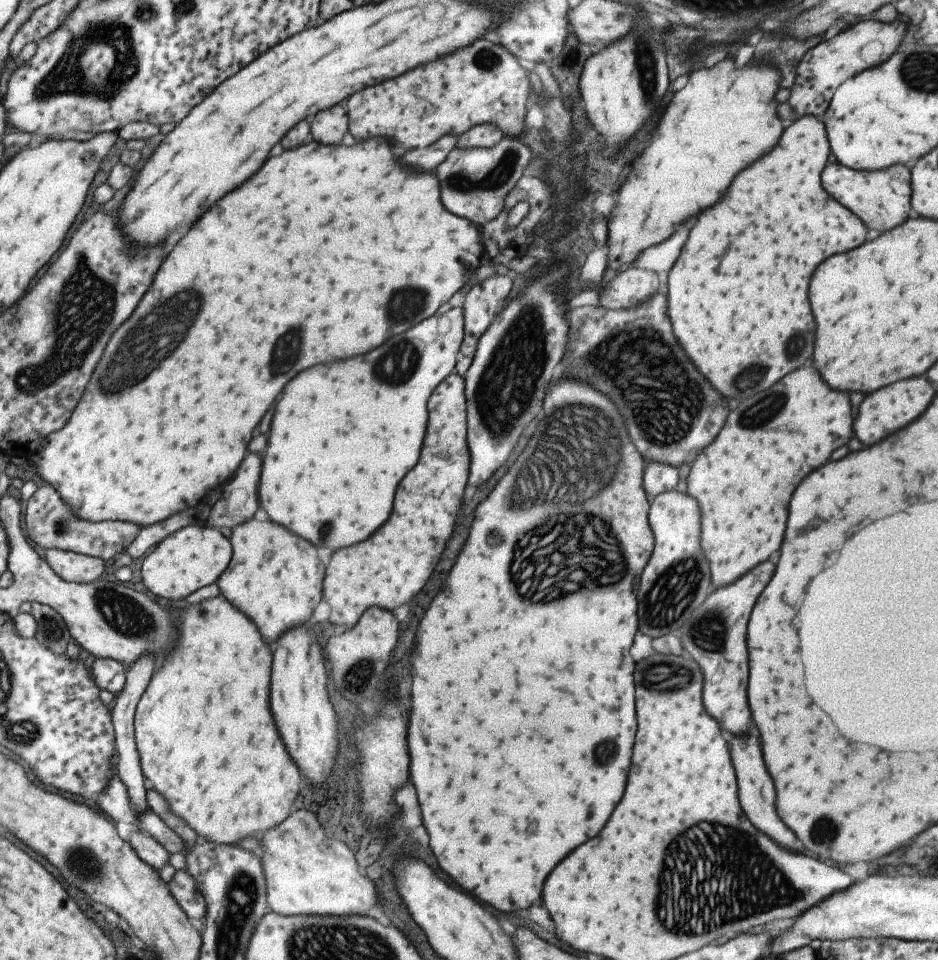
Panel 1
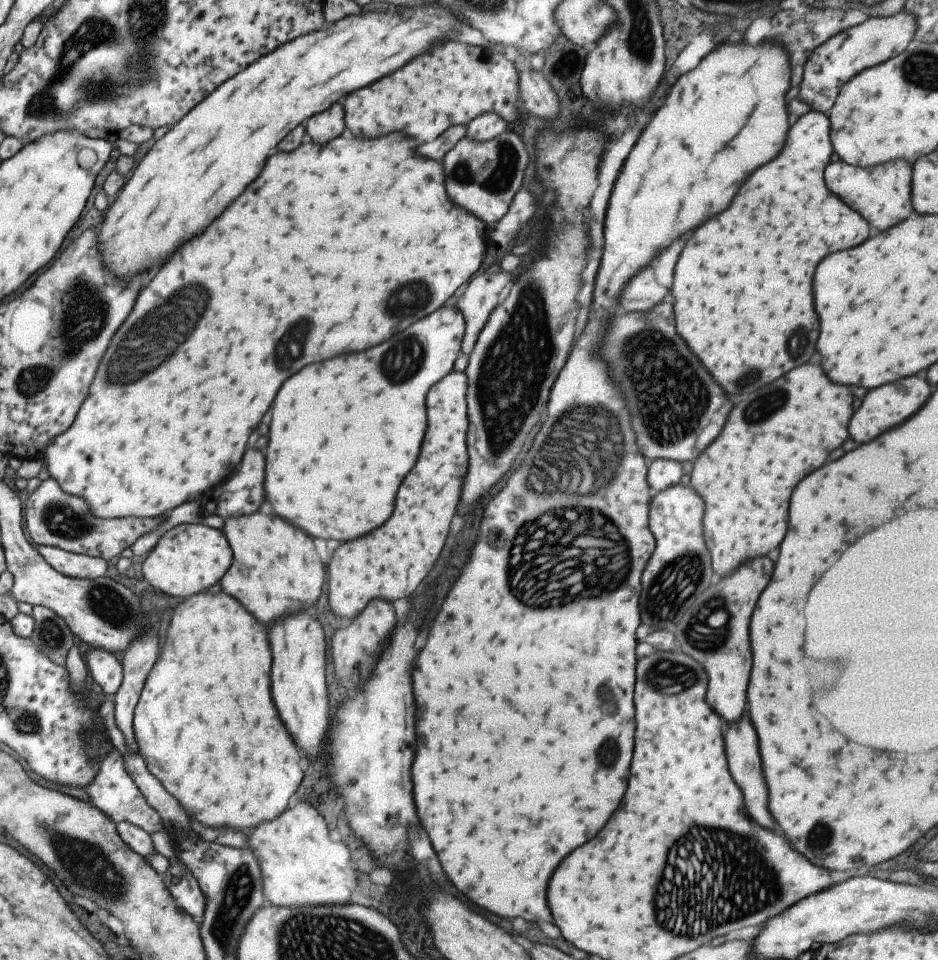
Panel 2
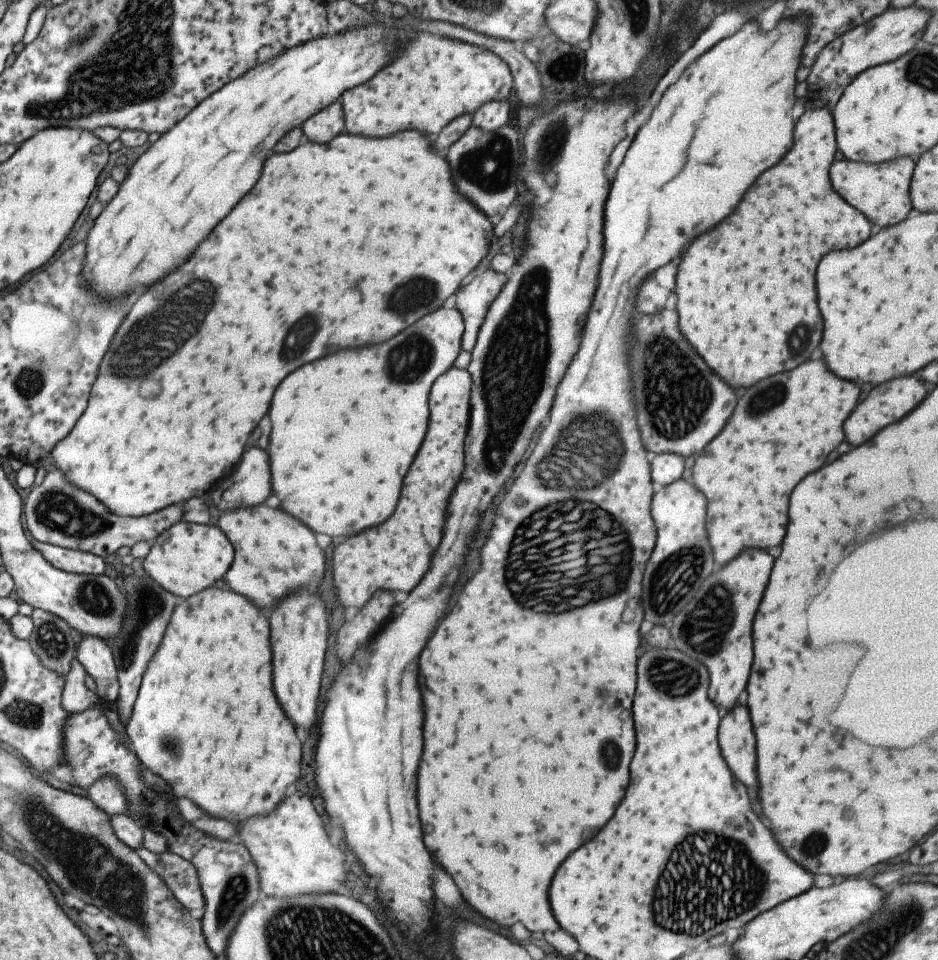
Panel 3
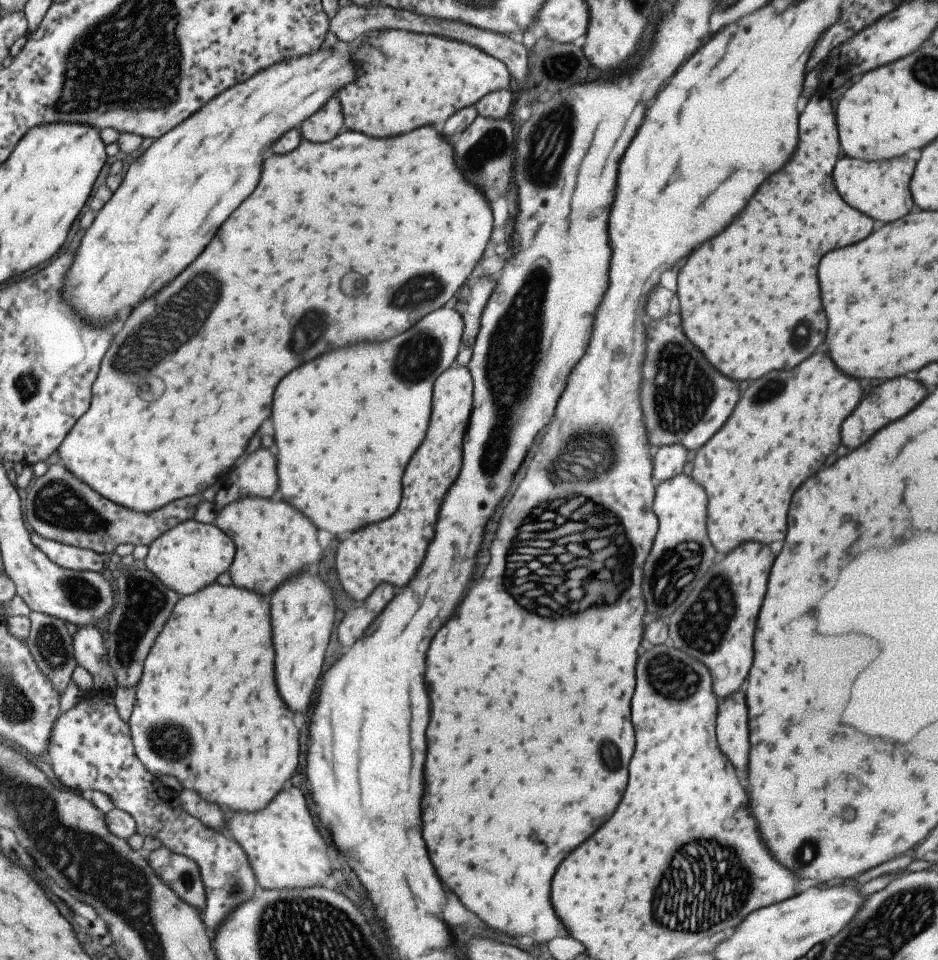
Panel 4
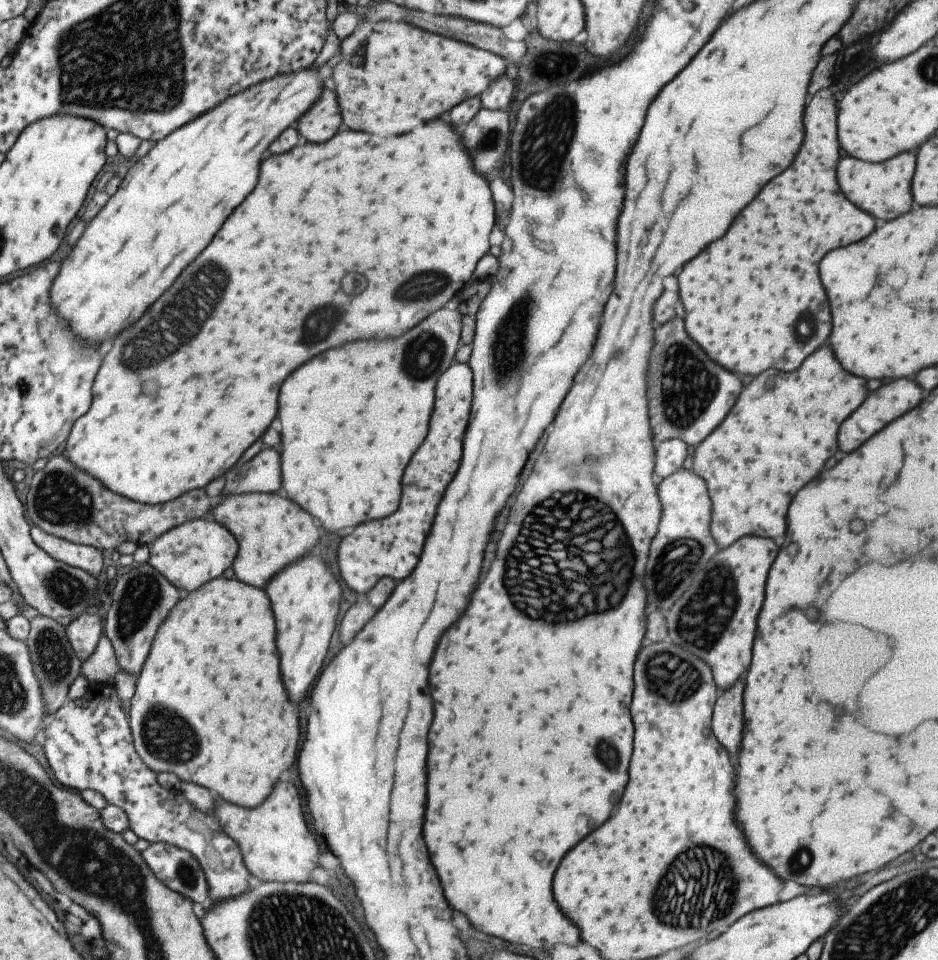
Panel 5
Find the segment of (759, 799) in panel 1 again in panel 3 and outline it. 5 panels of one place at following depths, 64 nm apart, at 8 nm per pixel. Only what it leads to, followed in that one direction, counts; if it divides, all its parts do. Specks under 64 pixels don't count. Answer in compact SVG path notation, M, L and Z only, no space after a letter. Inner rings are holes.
M739 700L731 712L721 712L717 740L721 754L731 774L743 784L755 784L755 754L753 754L753 732L745 704Z

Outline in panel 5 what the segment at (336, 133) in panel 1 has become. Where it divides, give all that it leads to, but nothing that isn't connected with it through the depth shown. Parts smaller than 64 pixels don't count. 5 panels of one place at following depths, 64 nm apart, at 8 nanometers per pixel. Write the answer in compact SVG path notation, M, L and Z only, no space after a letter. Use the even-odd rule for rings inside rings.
M323 88L313 108L299 118L297 132L309 142L325 142L329 140L337 128L341 126L339 106L335 102L335 94L331 88Z

